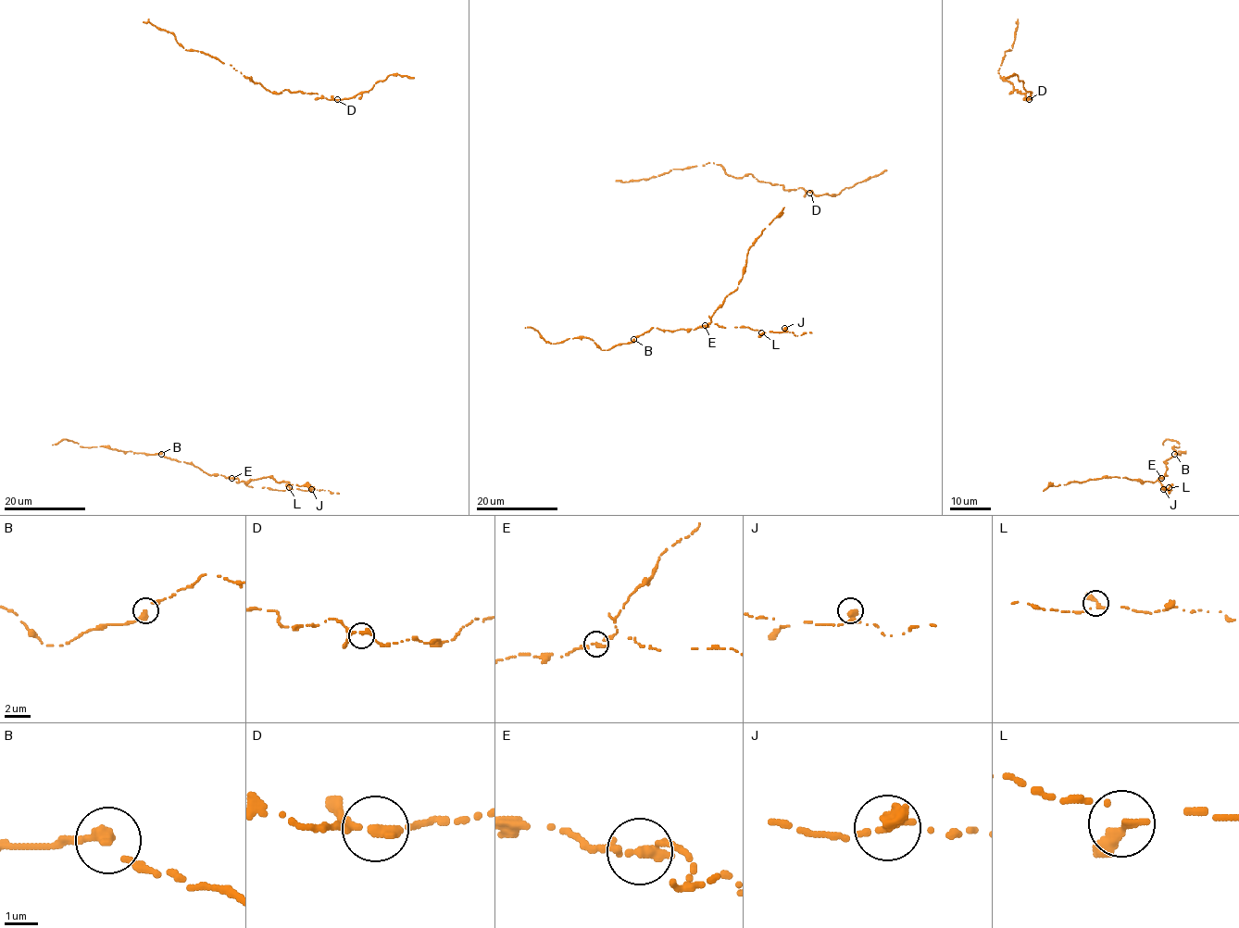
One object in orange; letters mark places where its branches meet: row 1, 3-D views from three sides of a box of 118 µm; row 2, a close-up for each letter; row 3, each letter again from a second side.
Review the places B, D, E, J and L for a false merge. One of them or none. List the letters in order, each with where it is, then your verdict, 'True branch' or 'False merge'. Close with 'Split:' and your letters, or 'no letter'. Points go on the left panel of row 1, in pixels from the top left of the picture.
B: Place: (161, 454). True branch
D: Place: (337, 99). True branch
E: Place: (231, 478). False merge
J: Place: (311, 489). True branch
L: Place: (289, 487). True branch
Split: E

